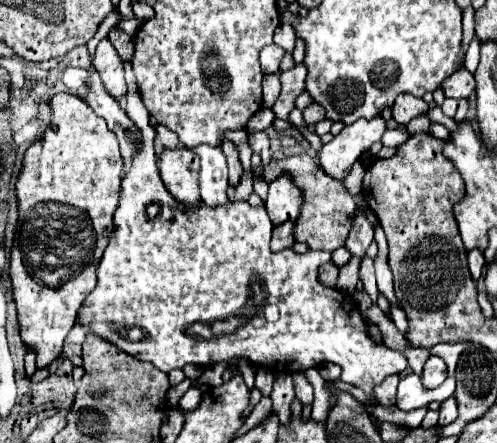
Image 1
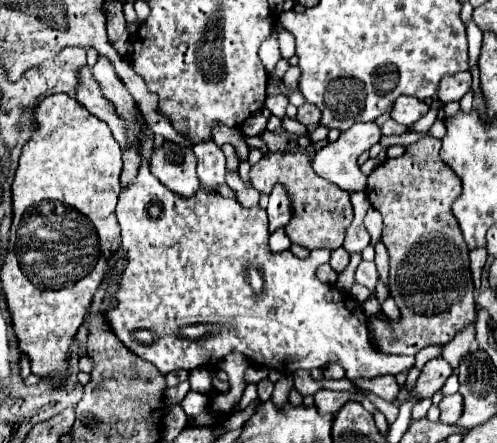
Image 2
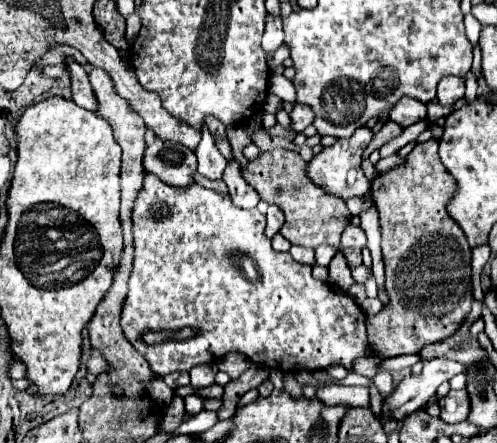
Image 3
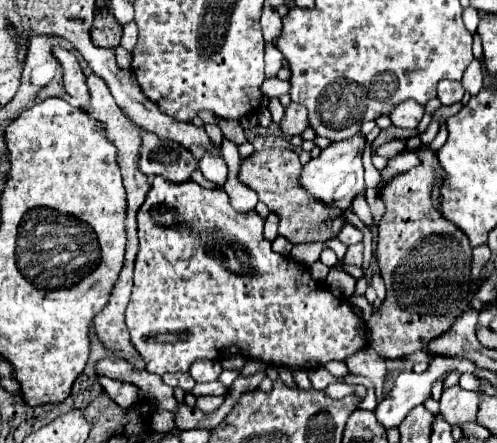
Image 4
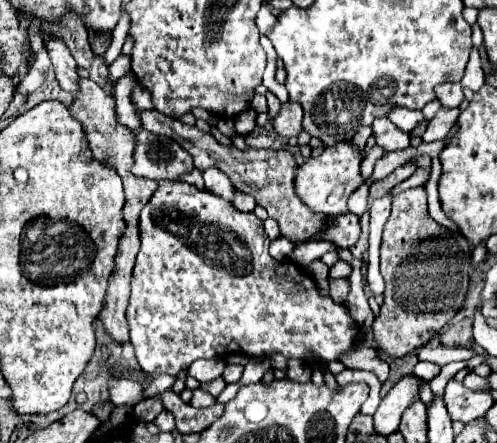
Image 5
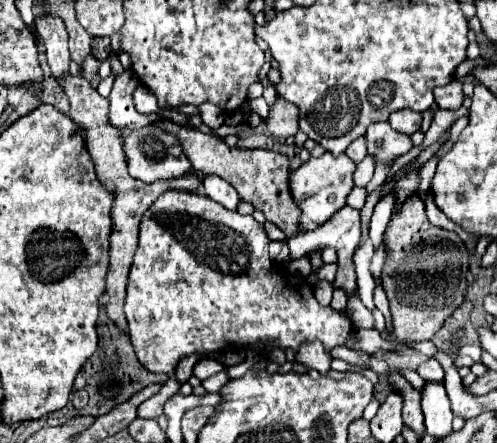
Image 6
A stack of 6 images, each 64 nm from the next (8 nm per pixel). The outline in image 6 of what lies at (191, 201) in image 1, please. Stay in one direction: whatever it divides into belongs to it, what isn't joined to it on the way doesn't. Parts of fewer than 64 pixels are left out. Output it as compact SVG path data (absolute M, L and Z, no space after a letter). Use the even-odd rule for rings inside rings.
M144 126L138 130L132 130L126 138L124 138L124 156L126 156L126 164L128 164L128 172L132 178L136 180L144 180L146 184L152 184L156 180L168 180L168 178L178 178L182 174L186 174L190 170L190 160L186 158L180 140L170 134L164 132L162 128L154 128L154 126Z

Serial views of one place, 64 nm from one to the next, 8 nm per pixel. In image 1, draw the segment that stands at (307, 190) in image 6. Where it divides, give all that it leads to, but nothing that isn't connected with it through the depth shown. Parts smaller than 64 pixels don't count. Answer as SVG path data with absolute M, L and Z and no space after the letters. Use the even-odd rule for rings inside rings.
M376 116L372 120L356 120L356 124L344 126L344 130L334 136L330 144L324 144L320 148L320 170L342 182L354 162L360 158L360 154L368 150L374 142L378 142L384 132L386 120L382 116Z

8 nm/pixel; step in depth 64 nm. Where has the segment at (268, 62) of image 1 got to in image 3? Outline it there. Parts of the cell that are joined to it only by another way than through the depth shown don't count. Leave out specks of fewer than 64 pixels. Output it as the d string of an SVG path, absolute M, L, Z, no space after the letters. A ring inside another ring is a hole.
M268 14L268 16L266 16L266 26L268 26L268 30L264 30L262 44L264 44L264 52L266 52L266 56L270 56L270 54L276 52L276 50L282 46L282 42L284 42L282 18L280 18L280 16L272 16L272 14Z

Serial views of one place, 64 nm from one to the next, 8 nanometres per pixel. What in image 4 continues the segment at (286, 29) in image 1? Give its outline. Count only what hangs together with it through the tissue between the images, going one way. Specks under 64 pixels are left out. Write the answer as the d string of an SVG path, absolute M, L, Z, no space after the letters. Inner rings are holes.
M266 44L266 80L274 78L280 68L282 68L282 54L274 44Z

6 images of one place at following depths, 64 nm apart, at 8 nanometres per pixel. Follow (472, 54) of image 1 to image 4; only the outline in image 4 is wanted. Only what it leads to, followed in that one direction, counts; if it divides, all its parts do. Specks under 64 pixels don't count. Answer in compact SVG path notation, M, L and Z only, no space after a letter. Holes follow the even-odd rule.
M466 8L466 10L464 10L464 14L462 14L462 18L464 18L466 28L474 34L474 32L476 32L476 26L478 26L478 22L480 22L478 10L474 10L474 8Z

